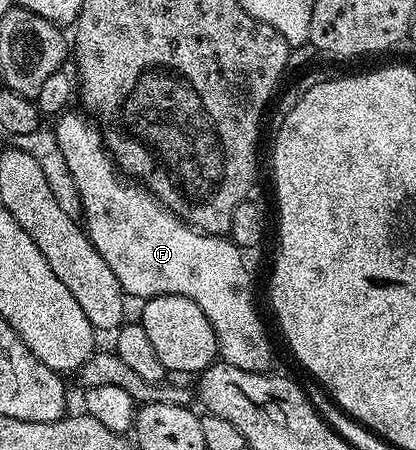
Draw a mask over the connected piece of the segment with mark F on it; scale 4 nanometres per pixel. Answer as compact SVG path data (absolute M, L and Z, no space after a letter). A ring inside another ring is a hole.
M65 112L57 120L61 121L54 125L58 146L61 147L62 156L66 159L80 196L84 231L94 243L98 255L106 259L110 271L114 271L114 279L118 279L121 289L129 298L147 299L165 293L186 295L186 299L194 299L194 303L202 307L206 319L210 319L214 327L216 348L223 360L242 371L269 372L273 368L272 345L268 342L268 333L260 322L260 313L256 310L255 299L252 298L252 277L248 274L247 263L244 262L245 254L227 236L193 229L162 205L149 189L125 177L116 168L116 162L108 152L99 128L83 112L72 112Z

